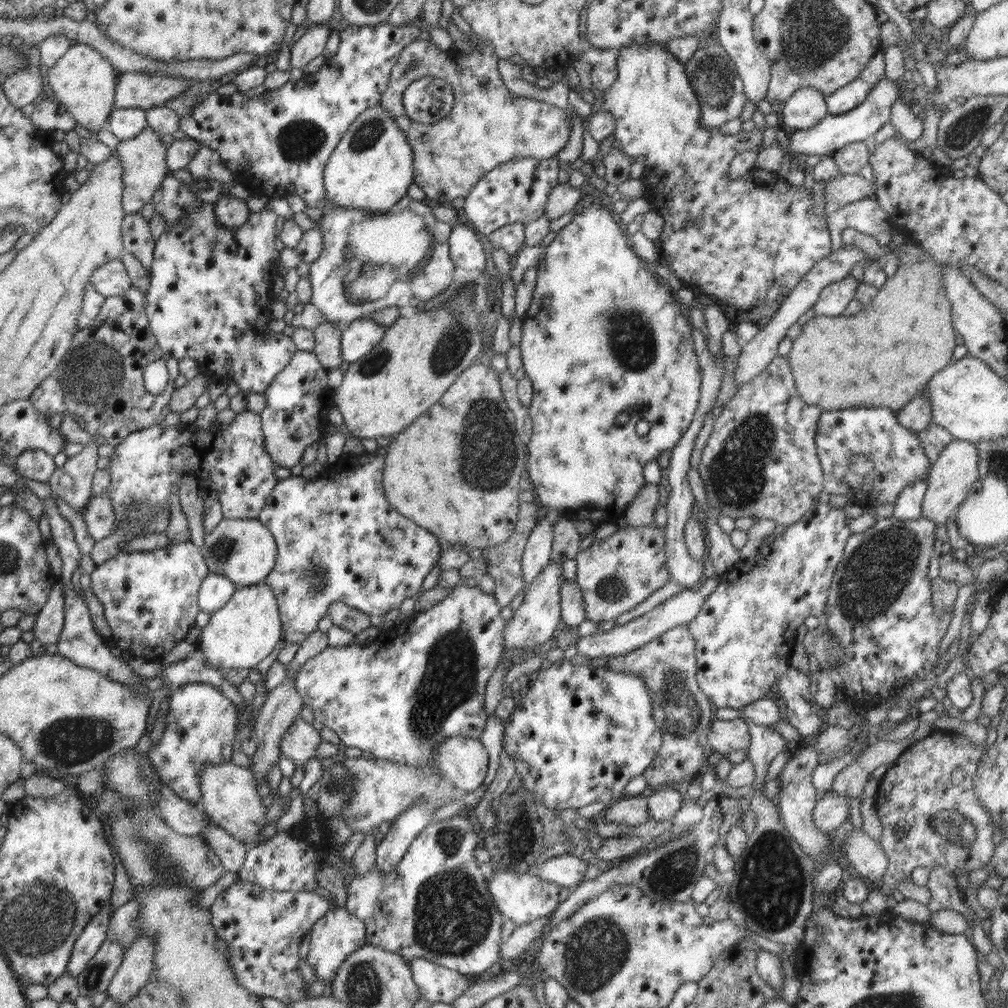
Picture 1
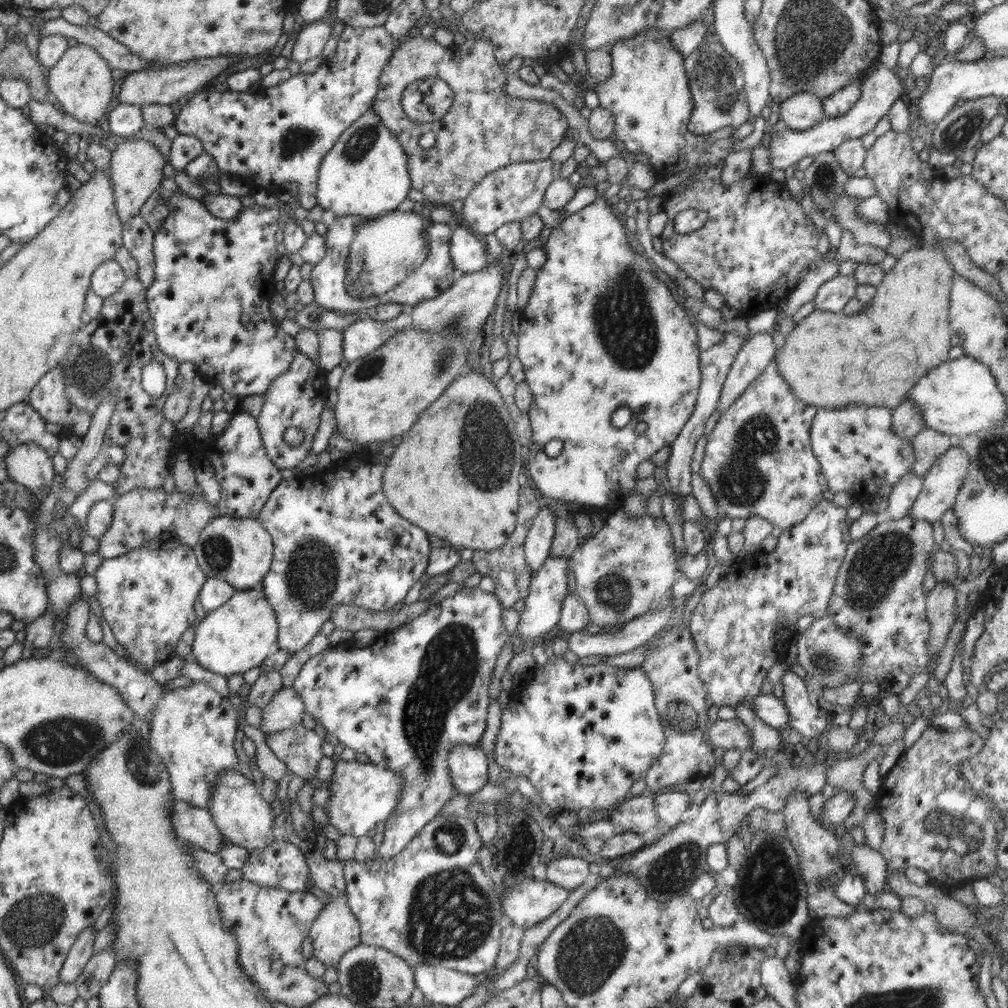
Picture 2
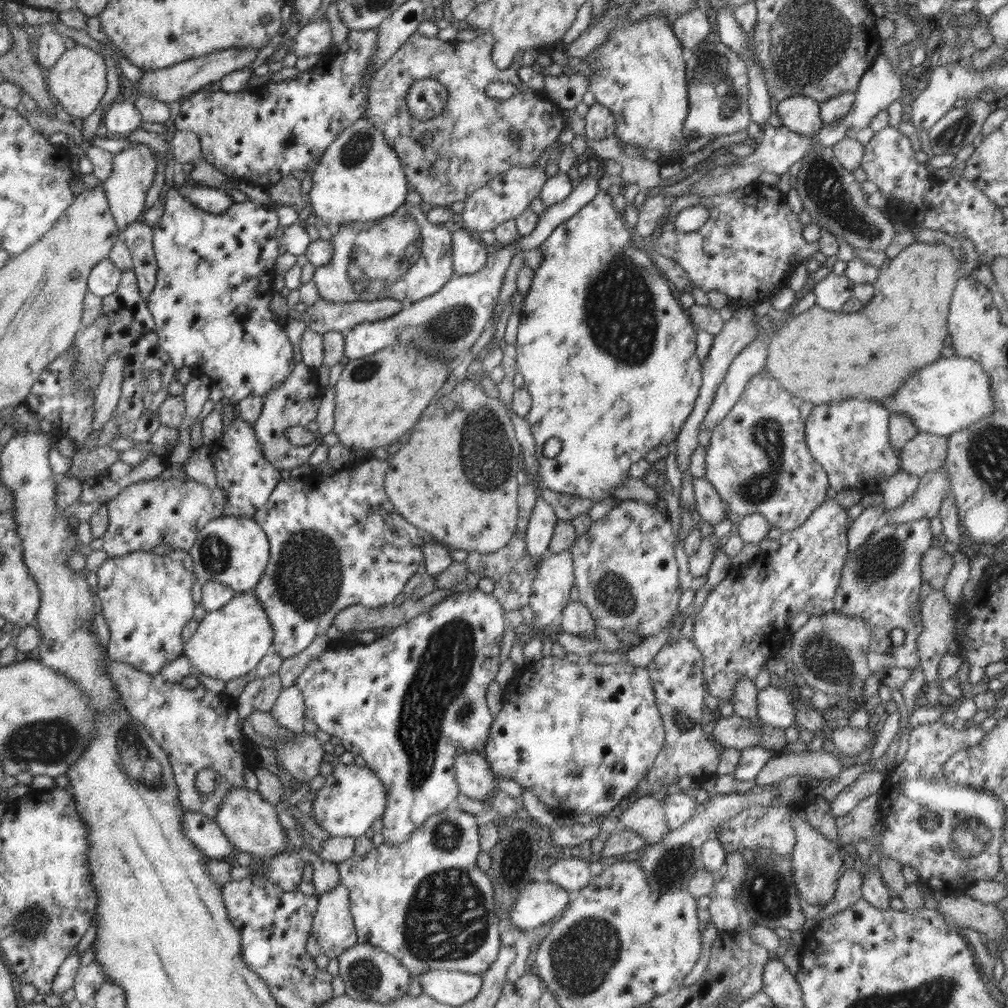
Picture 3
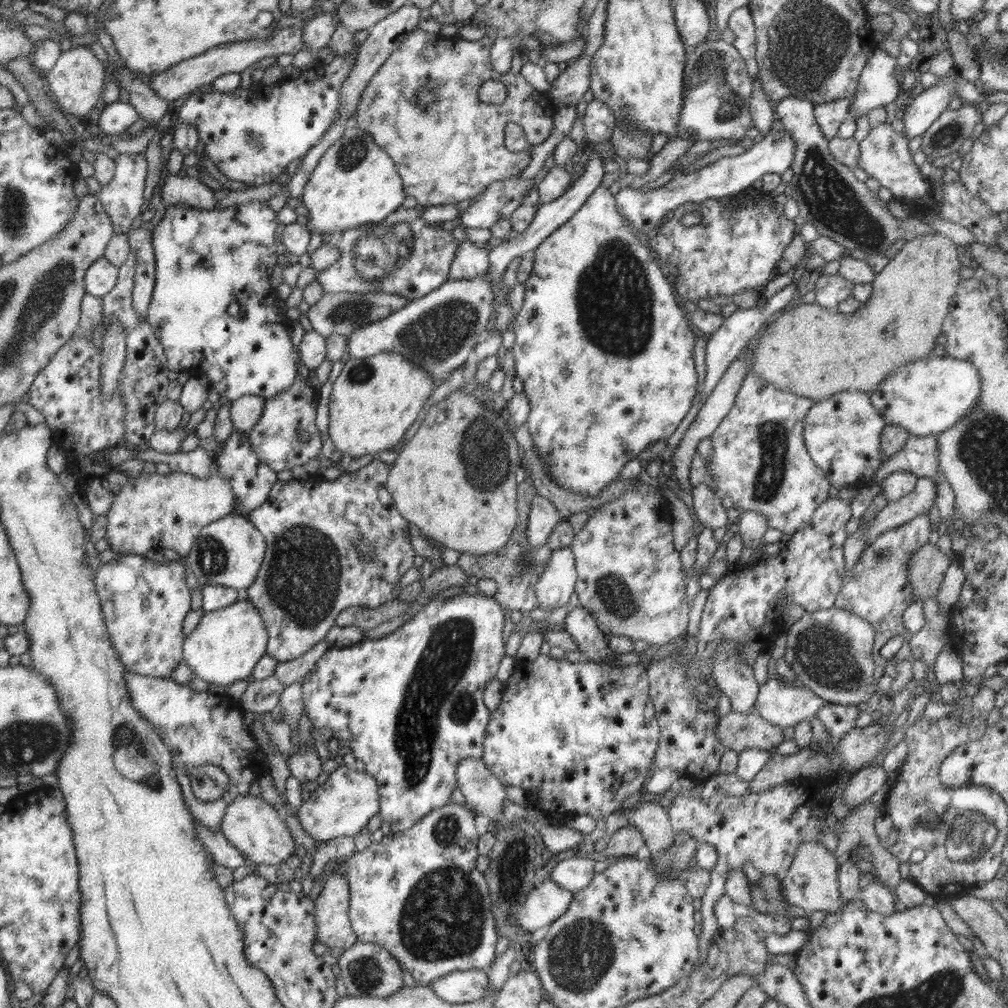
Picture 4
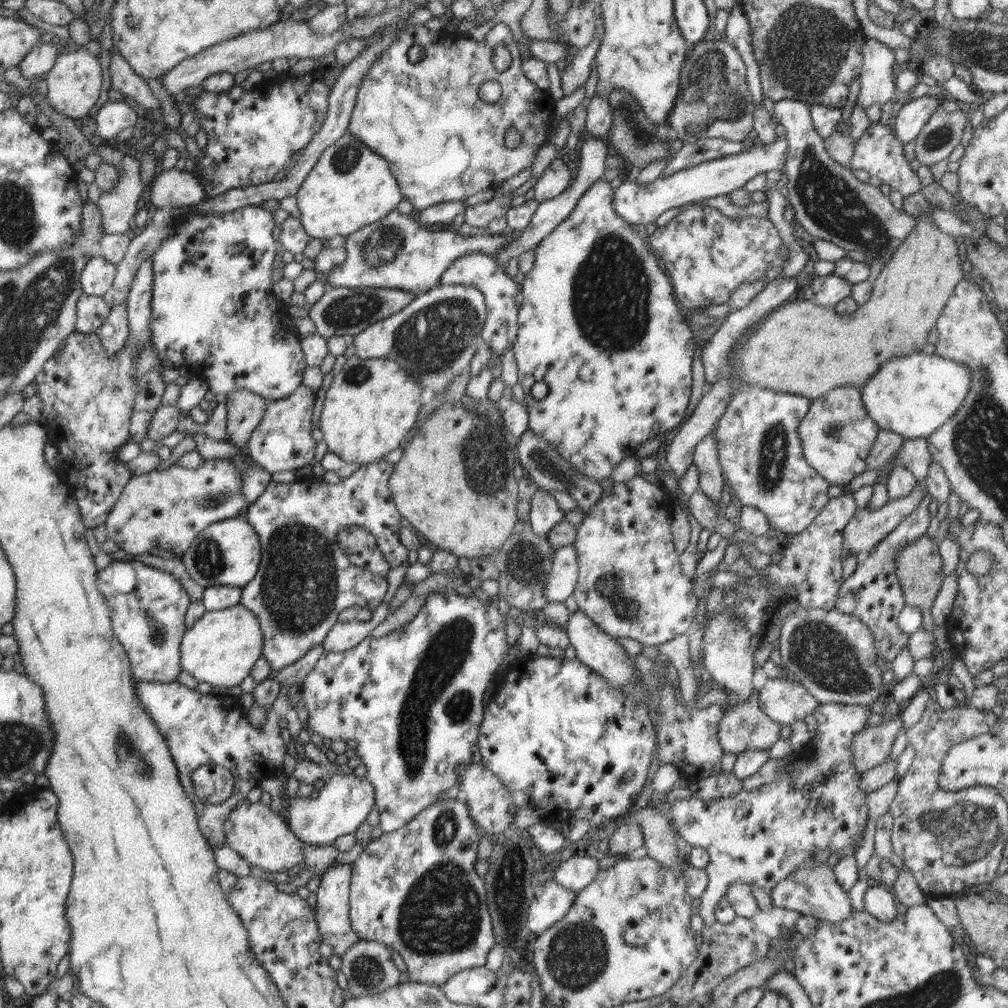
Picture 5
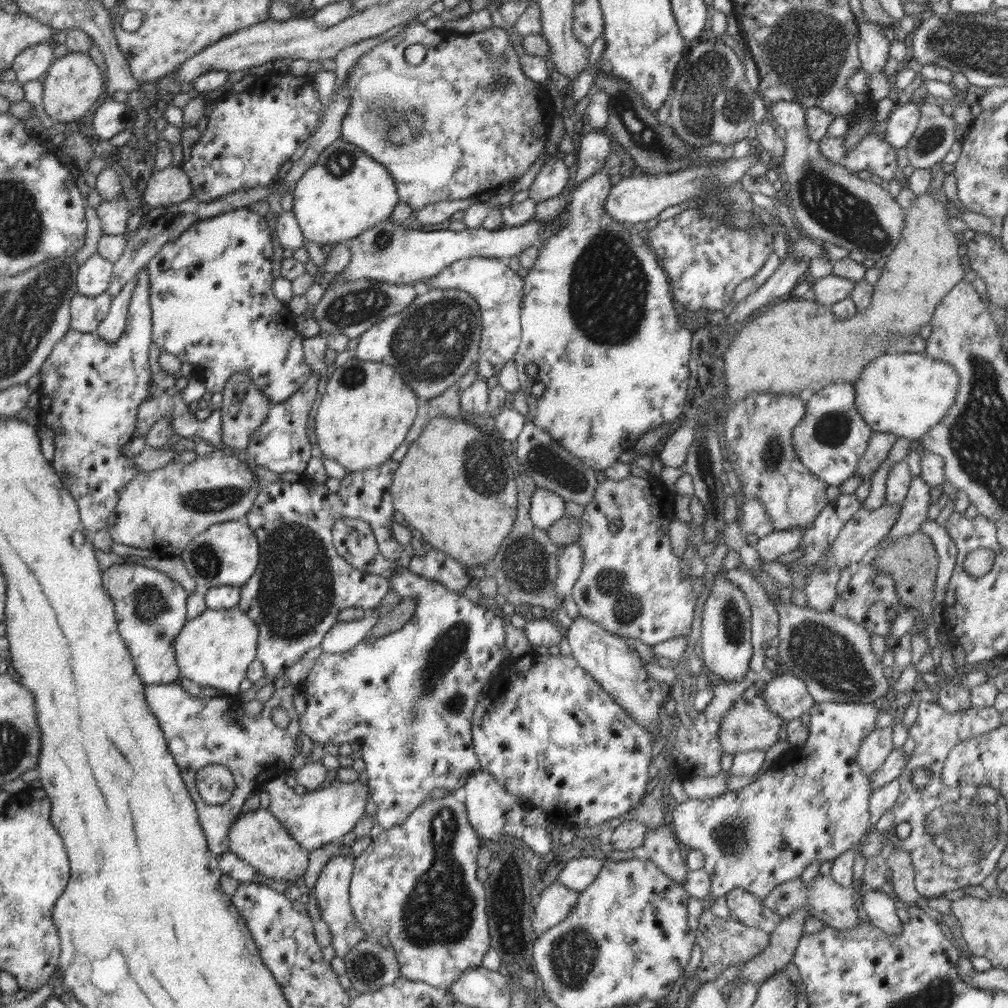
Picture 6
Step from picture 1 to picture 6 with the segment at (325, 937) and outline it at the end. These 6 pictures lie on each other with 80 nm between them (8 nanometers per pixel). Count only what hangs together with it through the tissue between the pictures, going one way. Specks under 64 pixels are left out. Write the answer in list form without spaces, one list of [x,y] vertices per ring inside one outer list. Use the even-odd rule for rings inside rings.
[[[343,852],[333,856],[328,864],[320,871],[314,886],[314,896],[316,896],[319,914],[328,925],[332,933],[331,945],[335,949],[335,956],[344,958],[357,944],[366,940],[366,934],[357,923],[349,903],[349,884],[353,873],[354,857]]]

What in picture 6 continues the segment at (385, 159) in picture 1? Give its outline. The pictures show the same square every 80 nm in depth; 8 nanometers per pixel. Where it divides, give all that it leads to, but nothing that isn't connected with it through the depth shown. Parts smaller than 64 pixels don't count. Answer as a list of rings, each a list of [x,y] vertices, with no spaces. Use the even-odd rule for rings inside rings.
[[[343,139],[336,140],[323,150],[316,163],[300,177],[292,193],[293,208],[291,212],[300,226],[303,237],[306,242],[317,242],[320,247],[325,244],[331,246],[338,243],[345,244],[361,232],[388,219],[396,204],[399,203],[395,182],[386,168],[374,161],[362,149],[354,144],[346,143]]]

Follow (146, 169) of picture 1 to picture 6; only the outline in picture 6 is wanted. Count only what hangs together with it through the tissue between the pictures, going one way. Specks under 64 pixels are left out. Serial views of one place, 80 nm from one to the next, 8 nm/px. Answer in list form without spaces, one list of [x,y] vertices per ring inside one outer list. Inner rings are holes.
[[[122,192],[116,200],[102,201],[96,208],[96,212],[102,222],[103,234],[124,235],[131,212]]]

